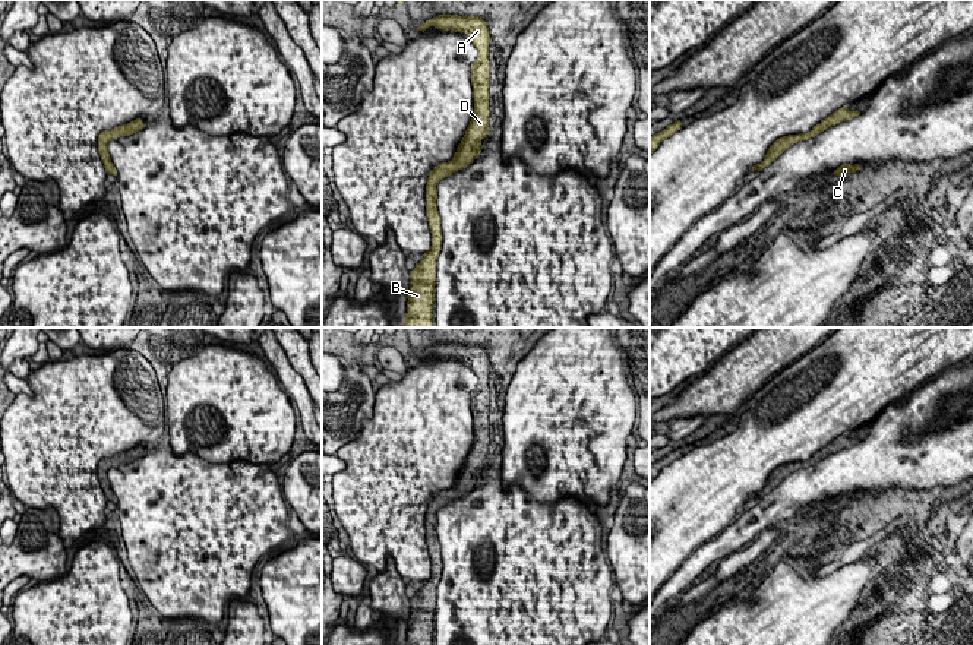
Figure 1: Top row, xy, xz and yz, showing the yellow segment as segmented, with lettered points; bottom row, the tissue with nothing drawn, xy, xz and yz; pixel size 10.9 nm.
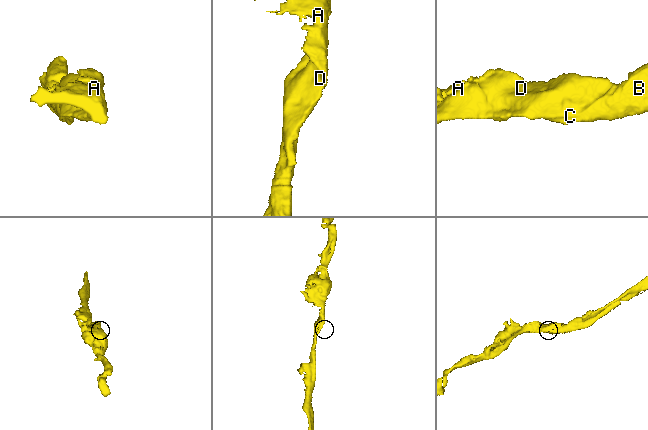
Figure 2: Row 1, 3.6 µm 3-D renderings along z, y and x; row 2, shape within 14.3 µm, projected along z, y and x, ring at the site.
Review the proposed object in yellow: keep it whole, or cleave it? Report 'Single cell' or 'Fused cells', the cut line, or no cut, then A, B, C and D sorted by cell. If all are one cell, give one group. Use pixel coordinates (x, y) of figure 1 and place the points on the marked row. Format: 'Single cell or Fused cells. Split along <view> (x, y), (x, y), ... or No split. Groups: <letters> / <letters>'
Single cell. No split. Groups: A B C D

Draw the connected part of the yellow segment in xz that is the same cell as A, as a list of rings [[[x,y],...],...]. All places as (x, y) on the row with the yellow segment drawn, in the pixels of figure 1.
[[[439,15],[426,22],[421,26],[417,25],[416,31],[426,31],[429,26],[435,26],[443,31],[464,32],[468,35],[474,47],[478,50],[476,61],[471,64],[471,86],[474,98],[473,118],[465,130],[461,143],[454,154],[454,158],[448,162],[440,162],[435,167],[427,177],[426,184],[426,216],[432,233],[432,246],[427,253],[423,254],[423,260],[416,263],[416,268],[410,271],[410,290],[407,294],[407,313],[402,328],[433,328],[433,303],[435,303],[435,285],[436,285],[436,260],[442,250],[442,227],[440,216],[436,205],[437,183],[452,173],[465,168],[473,164],[477,155],[481,152],[481,140],[490,135],[489,130],[489,85],[490,85],[490,60],[489,60],[489,42],[490,32],[487,22],[480,16],[459,16],[459,15]]]

